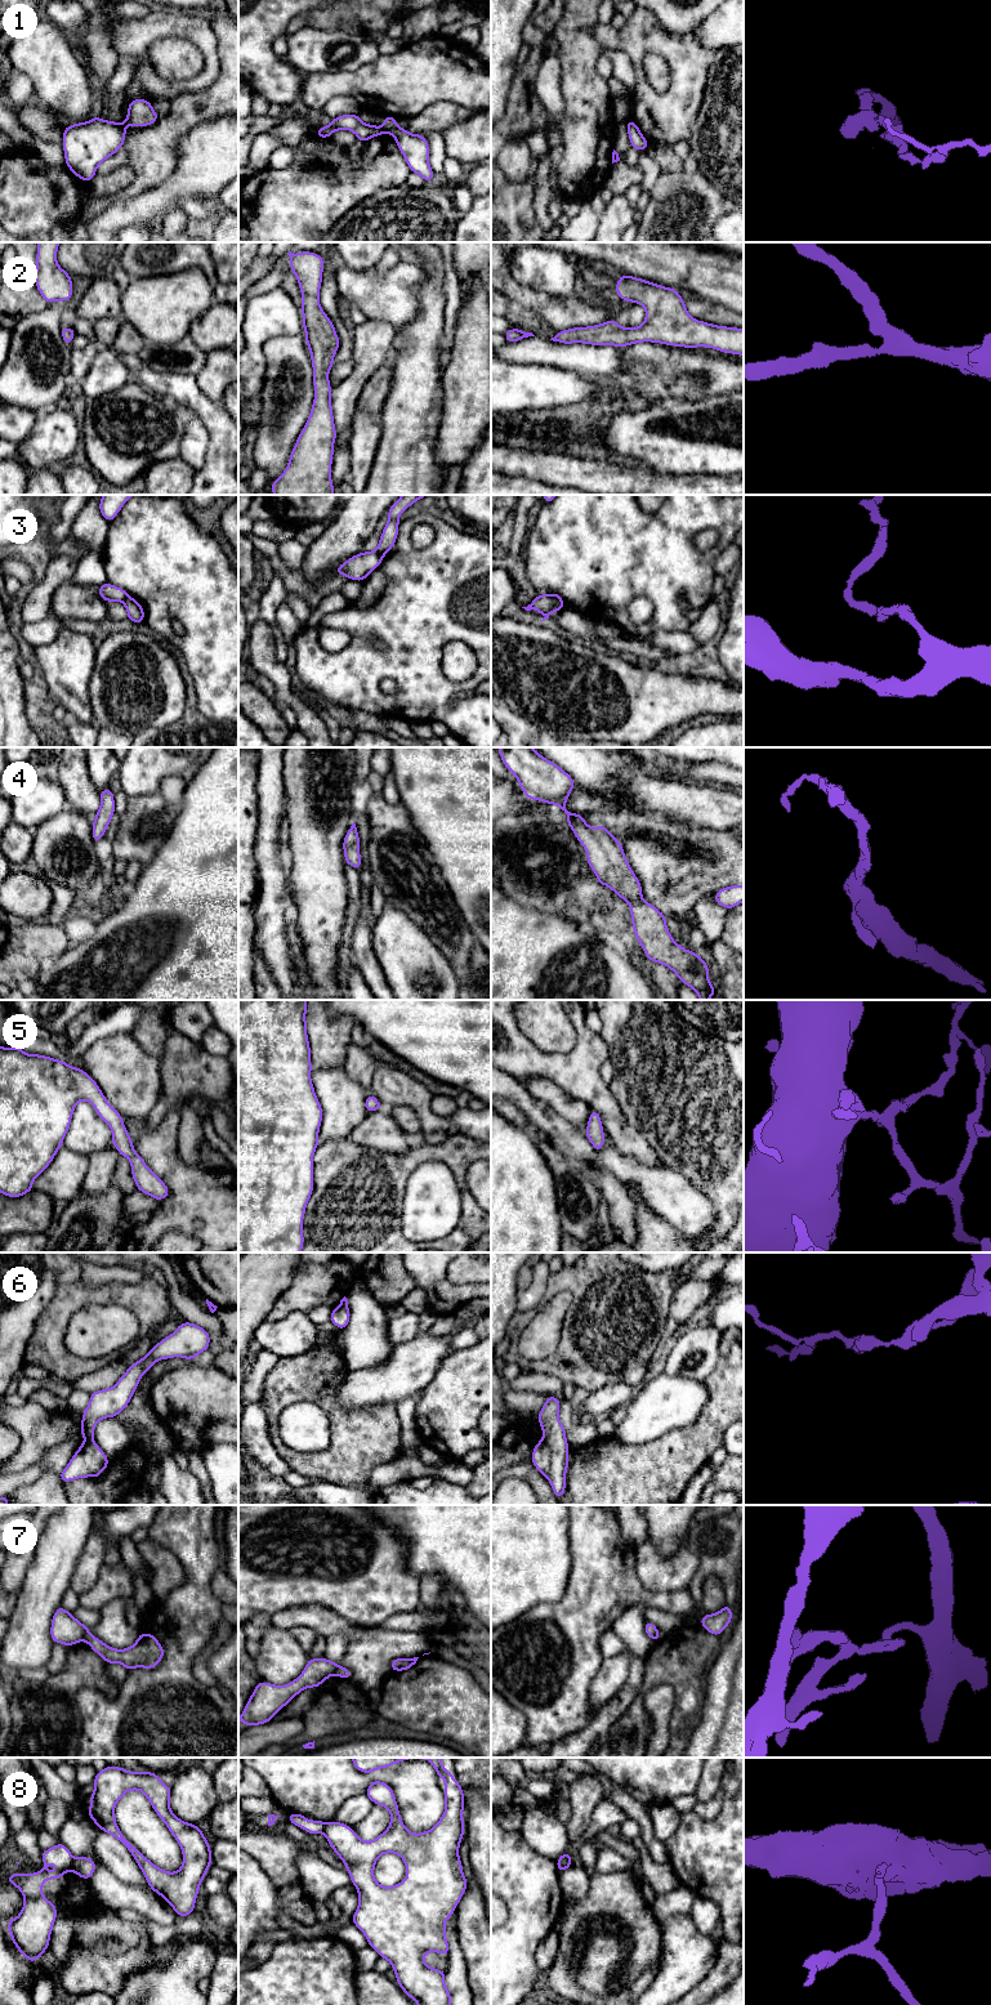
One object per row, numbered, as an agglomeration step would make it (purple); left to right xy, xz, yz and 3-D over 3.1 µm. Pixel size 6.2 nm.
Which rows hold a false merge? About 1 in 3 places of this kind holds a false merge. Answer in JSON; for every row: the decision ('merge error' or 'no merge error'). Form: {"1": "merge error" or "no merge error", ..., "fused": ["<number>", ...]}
{"1": "merge error", "2": "no merge error", "3": "merge error", "4": "no merge error", "5": "no merge error", "6": "merge error", "7": "merge error", "8": "merge error", "fused": ["1", "3", "6", "7", "8"]}

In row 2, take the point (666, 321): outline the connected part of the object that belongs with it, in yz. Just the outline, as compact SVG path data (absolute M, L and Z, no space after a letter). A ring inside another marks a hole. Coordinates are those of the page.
M622 273L616 294L624 302L640 304L646 318L638 327L621 327L616 320L601 325L557 331L550 340L563 344L613 345L624 348L643 341L683 348L713 348L744 356L744 329L695 320L677 289Z

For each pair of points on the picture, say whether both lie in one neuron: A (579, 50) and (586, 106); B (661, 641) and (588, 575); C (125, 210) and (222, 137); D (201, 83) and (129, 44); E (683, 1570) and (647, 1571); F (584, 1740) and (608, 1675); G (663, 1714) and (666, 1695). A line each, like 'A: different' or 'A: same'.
A: same
B: different
C: same
D: same
E: same
F: different
G: same

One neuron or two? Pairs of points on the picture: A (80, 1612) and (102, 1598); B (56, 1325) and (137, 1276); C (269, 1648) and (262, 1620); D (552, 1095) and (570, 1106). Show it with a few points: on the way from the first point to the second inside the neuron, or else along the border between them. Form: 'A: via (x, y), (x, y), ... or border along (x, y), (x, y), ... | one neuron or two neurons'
A: border along (80, 1604), (98, 1611) | two neurons
B: border along (144, 1277), (137, 1282), (105, 1282), (96, 1286) | two neurons
C: border along (271, 1625), (263, 1635), (259, 1652), (254, 1659) | two neurons
D: via (556, 1098), (566, 1106) | one neuron

